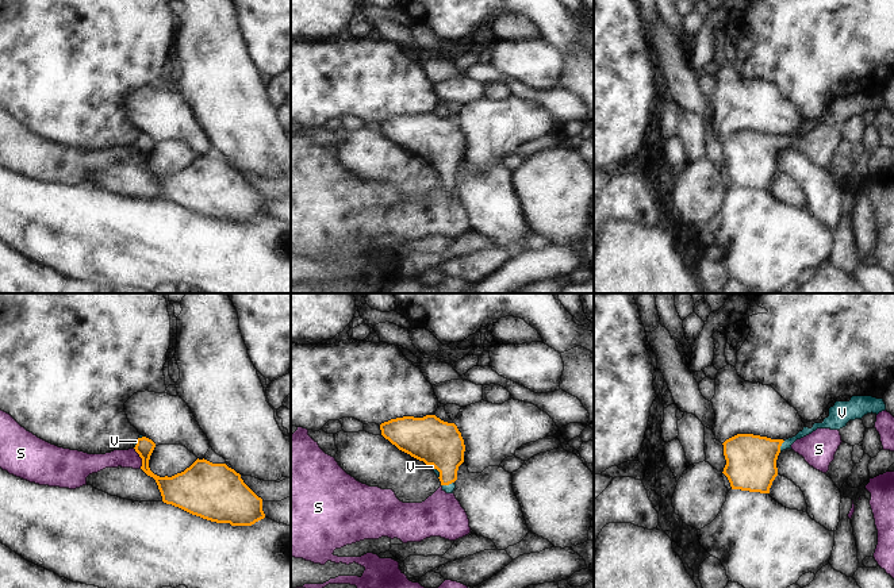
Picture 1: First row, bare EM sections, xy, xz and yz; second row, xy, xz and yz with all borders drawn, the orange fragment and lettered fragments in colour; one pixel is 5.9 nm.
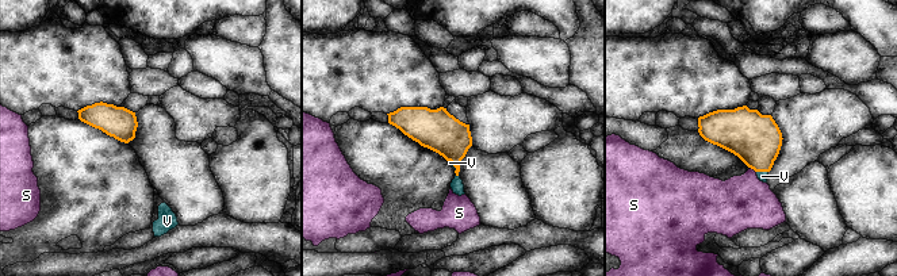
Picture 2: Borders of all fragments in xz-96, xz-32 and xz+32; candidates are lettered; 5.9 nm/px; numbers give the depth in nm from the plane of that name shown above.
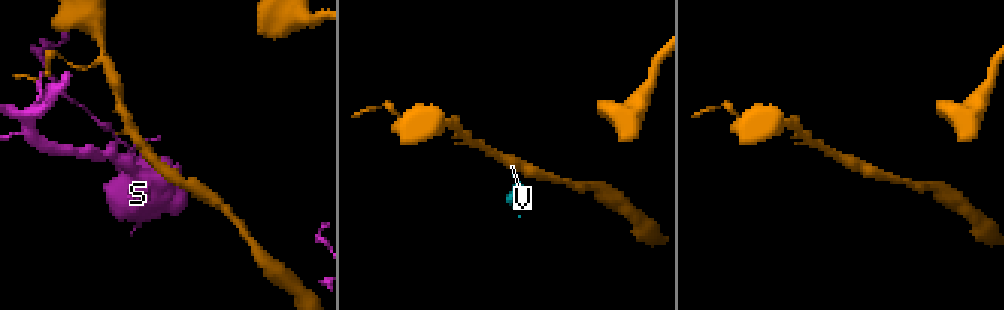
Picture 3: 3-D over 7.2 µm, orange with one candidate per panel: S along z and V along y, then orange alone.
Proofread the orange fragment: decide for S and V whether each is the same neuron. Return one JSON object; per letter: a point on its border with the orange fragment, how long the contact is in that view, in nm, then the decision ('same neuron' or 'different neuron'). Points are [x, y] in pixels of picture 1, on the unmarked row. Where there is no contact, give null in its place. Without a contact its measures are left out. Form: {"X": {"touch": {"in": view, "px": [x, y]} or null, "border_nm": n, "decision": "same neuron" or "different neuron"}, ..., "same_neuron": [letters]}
{"S": {"touch": {"in": "xy", "px": [141, 154]}, "border_nm": 140, "decision": "different neuron"}, "V": {"touch": {"in": "yz", "px": [781, 142]}, "border_nm": 70, "decision": "same neuron"}, "same_neuron": ["V"]}

